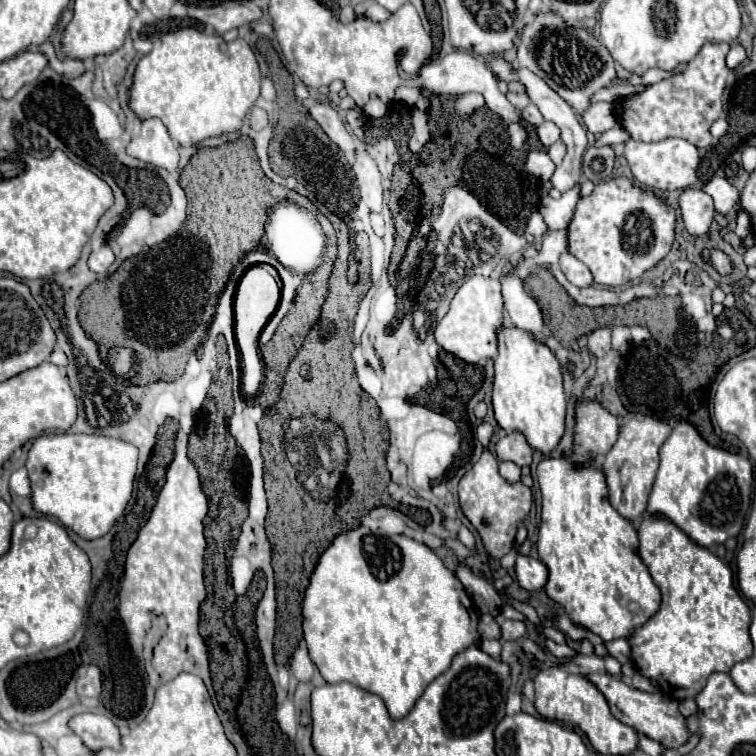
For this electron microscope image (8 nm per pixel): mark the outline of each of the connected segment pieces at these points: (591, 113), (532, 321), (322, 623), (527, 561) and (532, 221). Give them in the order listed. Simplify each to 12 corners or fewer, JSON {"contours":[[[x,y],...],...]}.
{"contours":[[[595,103],[583,111],[593,135],[617,127],[611,103]],[[505,277],[503,299],[509,321],[541,335],[543,315],[517,277]],[[359,525],[303,601],[327,683],[403,719],[479,641],[423,543]],[[519,555],[515,579],[527,591],[545,587],[547,573],[539,559]],[[533,211],[526,232],[545,234],[547,225],[541,213]]]}

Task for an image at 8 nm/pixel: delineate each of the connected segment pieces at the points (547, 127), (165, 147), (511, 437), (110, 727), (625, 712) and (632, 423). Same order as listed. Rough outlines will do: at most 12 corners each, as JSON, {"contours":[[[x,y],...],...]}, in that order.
{"contours":[[[545,121],[537,135],[545,147],[561,137],[555,123]],[[159,119],[141,123],[127,153],[156,171],[168,188],[179,163],[177,143]],[[515,431],[497,441],[499,461],[531,465],[533,449]],[[81,713],[69,727],[91,751],[121,747],[105,715]],[[609,673],[587,679],[611,713],[677,749],[689,739],[677,699]],[[633,415],[603,459],[611,505],[647,509],[671,425]]]}

